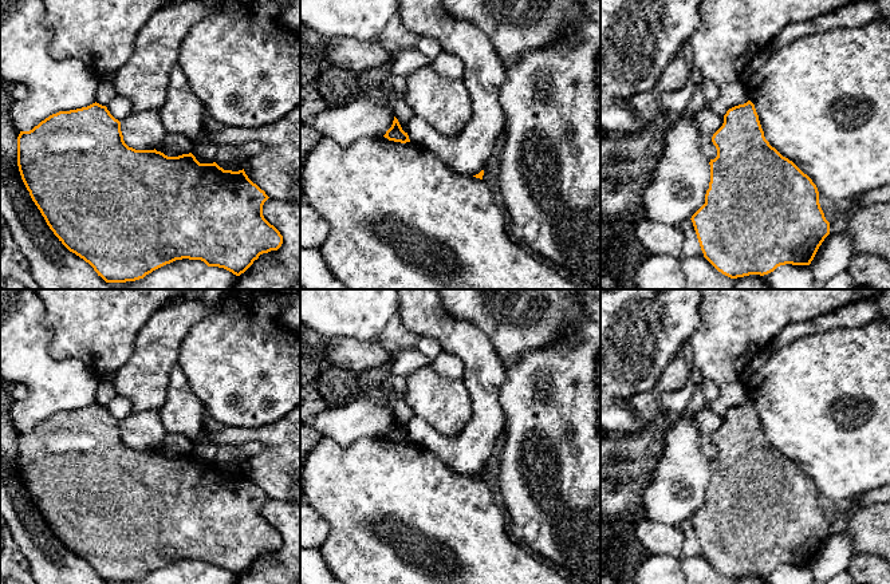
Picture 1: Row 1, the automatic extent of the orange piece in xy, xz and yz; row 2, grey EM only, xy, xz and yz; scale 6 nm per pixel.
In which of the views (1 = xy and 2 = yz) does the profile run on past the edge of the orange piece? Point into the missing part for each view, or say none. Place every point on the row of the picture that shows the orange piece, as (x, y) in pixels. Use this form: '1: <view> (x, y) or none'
1: none
2: none

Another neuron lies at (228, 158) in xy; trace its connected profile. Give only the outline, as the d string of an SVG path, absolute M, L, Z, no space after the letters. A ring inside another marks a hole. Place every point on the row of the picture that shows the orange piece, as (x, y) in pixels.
M233 145L218 146L216 163L224 170L239 171L243 170L248 158L244 158L233 149Z

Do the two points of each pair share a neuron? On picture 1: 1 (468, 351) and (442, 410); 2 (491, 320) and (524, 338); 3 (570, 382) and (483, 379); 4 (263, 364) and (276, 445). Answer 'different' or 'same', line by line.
1: different
2: same
3: different
4: different

